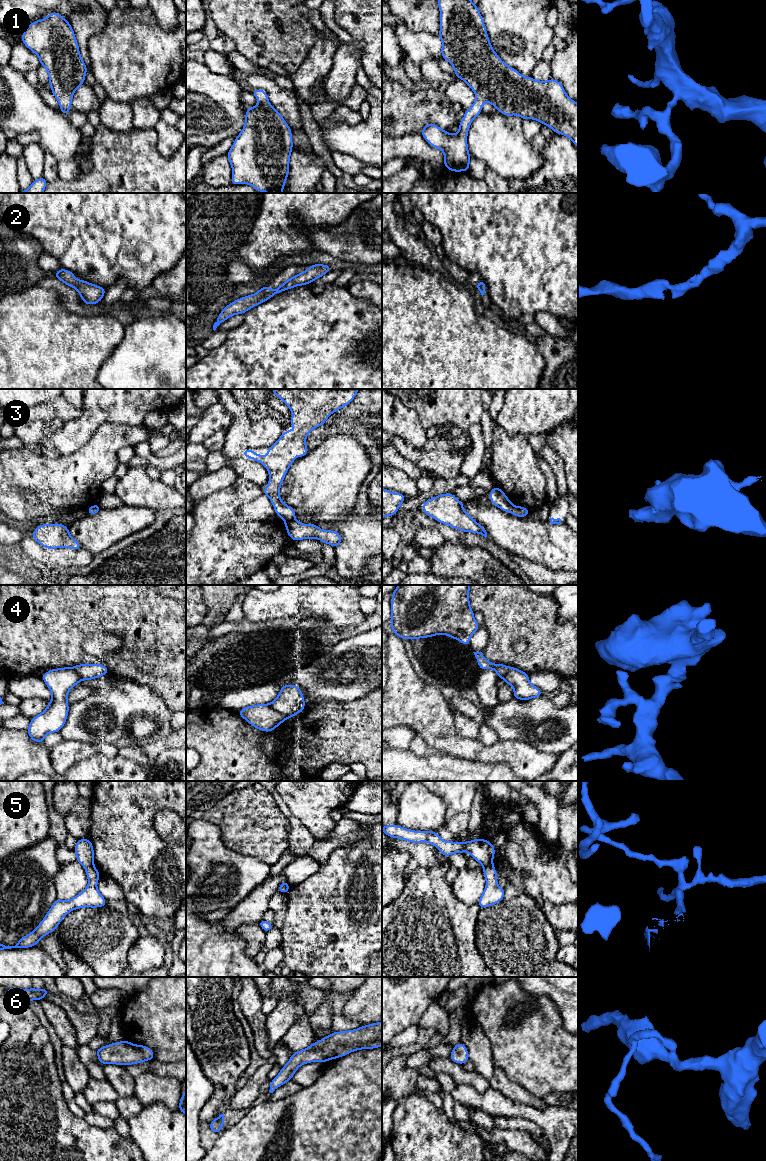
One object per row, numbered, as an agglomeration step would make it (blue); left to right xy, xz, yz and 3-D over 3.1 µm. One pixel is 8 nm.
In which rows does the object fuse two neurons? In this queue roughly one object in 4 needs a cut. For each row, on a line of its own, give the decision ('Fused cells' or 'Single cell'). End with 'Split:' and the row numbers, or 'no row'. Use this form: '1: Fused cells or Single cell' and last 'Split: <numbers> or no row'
1: Single cell
2: Single cell
3: Fused cells
4: Fused cells
5: Fused cells
6: Single cell
Split: 3, 4, 5

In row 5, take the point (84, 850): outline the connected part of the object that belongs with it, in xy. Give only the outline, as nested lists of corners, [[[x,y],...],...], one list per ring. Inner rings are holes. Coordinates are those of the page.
[[[88,838],[78,839],[74,852],[76,853],[76,861],[84,868],[94,865],[93,844]]]

